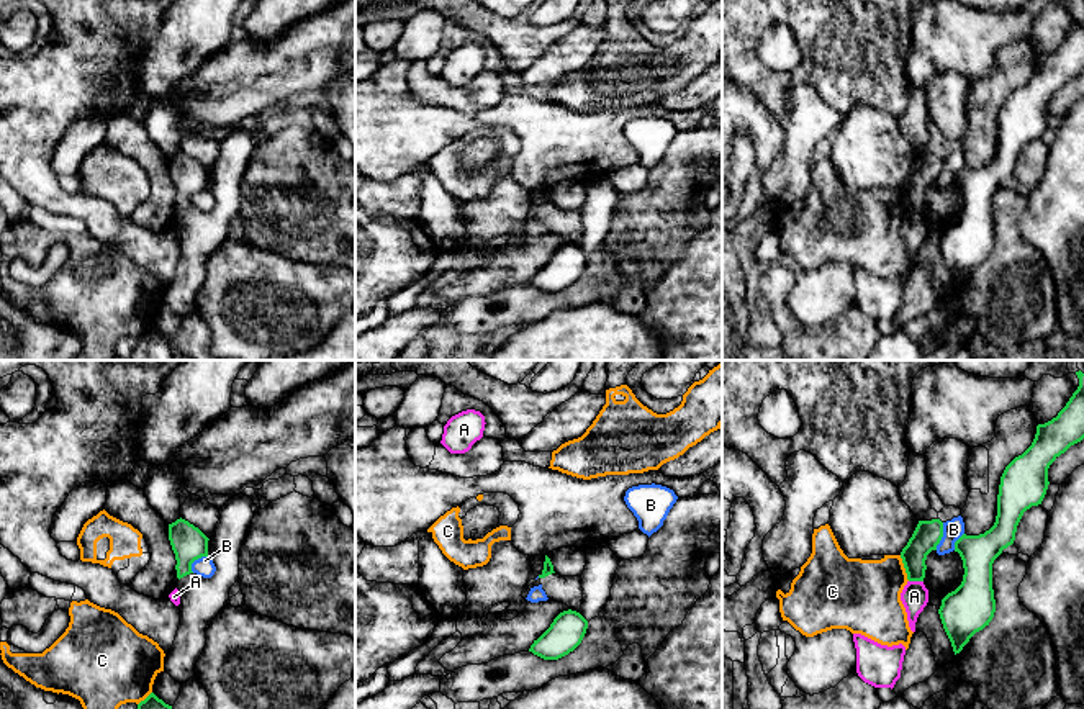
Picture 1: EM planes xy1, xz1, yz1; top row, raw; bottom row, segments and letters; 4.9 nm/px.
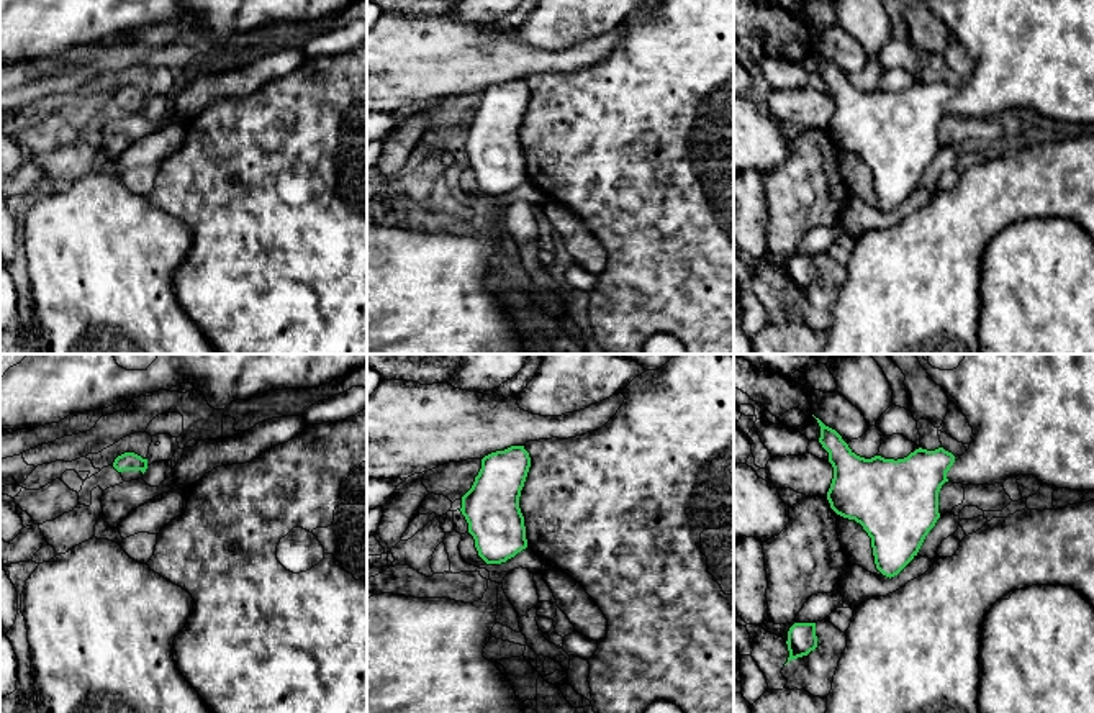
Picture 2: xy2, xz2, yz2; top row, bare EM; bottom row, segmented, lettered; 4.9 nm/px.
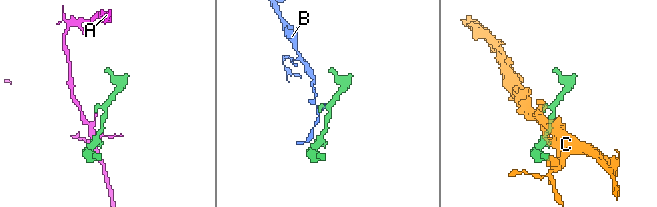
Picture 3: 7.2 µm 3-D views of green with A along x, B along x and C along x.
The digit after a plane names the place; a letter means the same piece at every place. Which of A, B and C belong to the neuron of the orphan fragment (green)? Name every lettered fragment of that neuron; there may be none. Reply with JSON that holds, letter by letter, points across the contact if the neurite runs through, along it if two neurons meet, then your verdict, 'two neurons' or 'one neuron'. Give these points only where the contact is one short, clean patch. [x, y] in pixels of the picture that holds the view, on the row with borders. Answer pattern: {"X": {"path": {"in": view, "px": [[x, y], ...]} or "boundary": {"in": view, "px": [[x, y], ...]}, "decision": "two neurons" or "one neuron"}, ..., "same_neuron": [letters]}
{"A": {"boundary": {"in": "yz1", "px": [[909, 580], [922, 582]]}, "decision": "two neurons"}, "B": {"boundary": {"in": "yz1", "px": [[943, 523], [943, 536], [935, 549]]}, "decision": "two neurons"}, "C": {"decision": "two neurons"}, "same_neuron": []}

